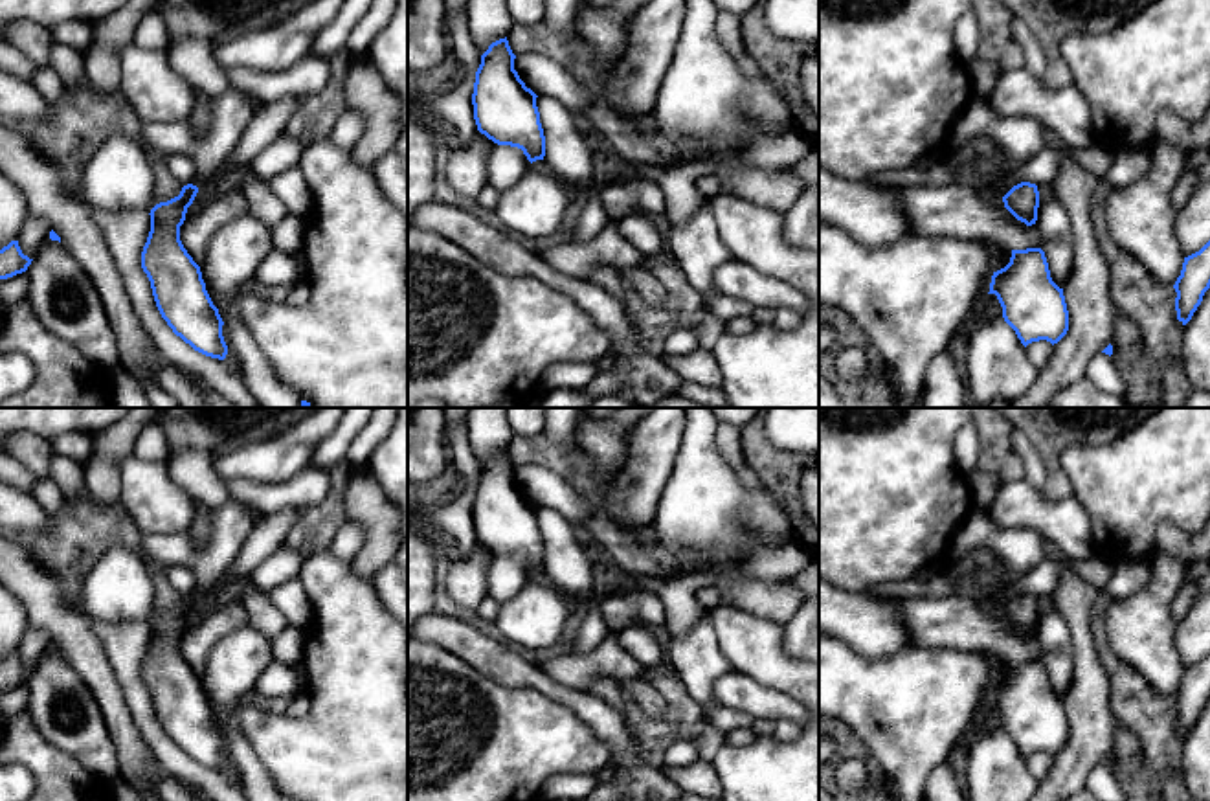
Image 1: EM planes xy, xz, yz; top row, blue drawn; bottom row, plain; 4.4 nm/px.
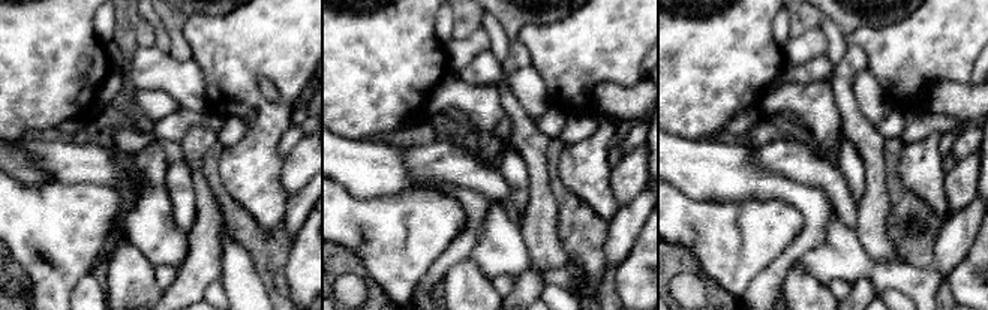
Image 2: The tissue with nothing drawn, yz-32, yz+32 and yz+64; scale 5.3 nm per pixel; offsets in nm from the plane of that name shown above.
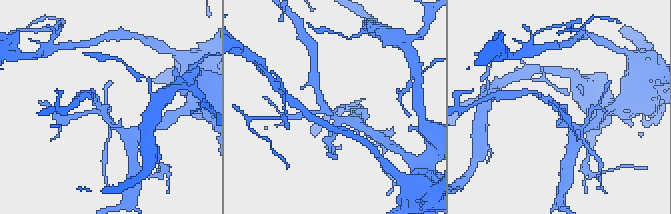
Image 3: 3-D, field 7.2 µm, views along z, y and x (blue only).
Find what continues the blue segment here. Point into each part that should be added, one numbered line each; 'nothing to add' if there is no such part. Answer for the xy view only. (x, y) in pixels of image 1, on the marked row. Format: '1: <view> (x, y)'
1: xy (230, 112)

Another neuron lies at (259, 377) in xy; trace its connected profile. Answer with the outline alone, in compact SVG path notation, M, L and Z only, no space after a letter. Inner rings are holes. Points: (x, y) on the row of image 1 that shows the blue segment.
M237 296L224 299L218 314L230 327L230 342L241 360L244 384L259 404L263 408L303 408L299 397L277 380L250 329L242 323Z

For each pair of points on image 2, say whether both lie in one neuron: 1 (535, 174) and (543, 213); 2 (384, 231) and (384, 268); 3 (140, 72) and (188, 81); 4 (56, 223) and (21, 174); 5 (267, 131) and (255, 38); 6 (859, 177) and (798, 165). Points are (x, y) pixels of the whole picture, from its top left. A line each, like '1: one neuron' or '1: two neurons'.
1: one neuron
2: one neuron
3: one neuron
4: two neurons
5: one neuron
6: two neurons

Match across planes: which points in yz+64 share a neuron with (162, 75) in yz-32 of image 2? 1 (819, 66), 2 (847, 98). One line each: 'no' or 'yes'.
1: yes
2: no

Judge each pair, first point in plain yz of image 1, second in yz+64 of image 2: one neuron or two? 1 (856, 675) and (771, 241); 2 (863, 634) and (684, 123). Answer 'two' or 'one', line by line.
1: one
2: two

